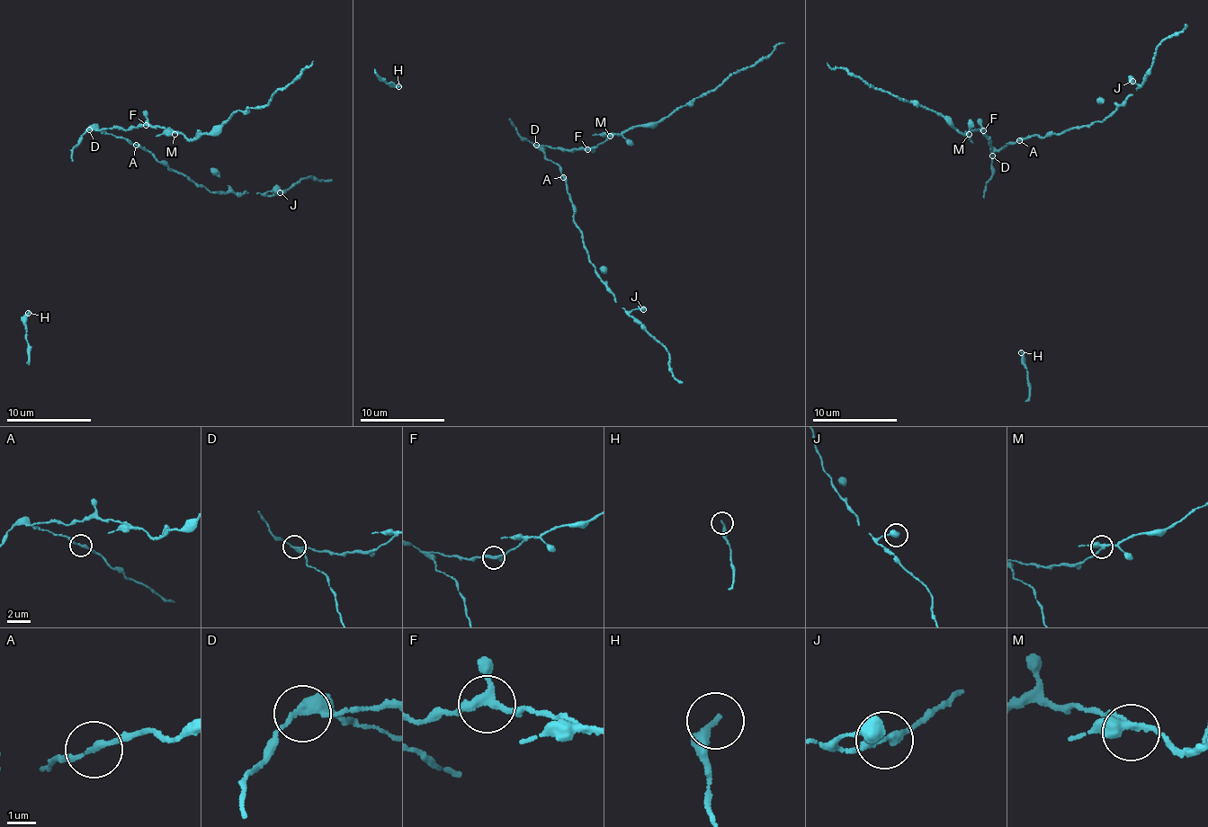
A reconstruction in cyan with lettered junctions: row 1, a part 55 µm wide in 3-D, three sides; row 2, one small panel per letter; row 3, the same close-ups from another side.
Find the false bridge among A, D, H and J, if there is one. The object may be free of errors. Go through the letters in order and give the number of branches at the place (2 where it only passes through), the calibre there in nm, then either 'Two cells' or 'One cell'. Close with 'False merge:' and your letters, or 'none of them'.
A: Branches: 2. Thickness 170 nm. One cell
D: Branches: 3. Thickness 280 nm. Two cells
H: Branches: 1. Thickness 320 nm. One cell
J: Branches: 1. Thickness 500 nm. One cell
False merge: D

